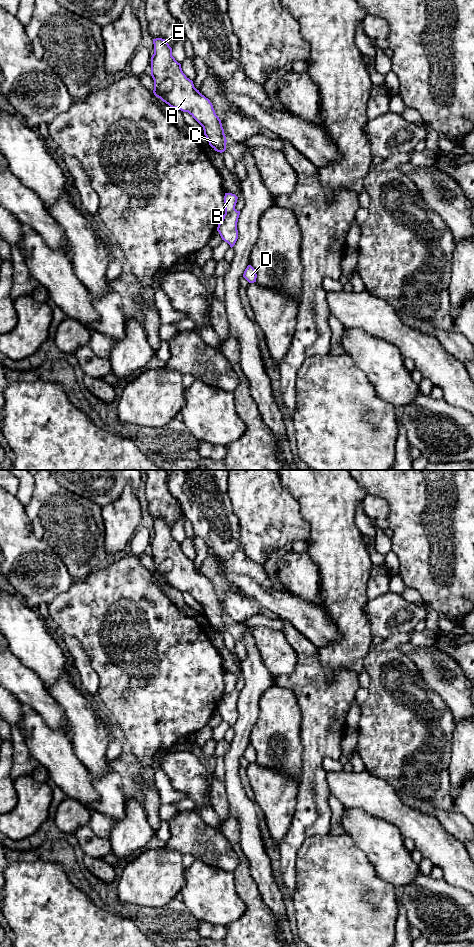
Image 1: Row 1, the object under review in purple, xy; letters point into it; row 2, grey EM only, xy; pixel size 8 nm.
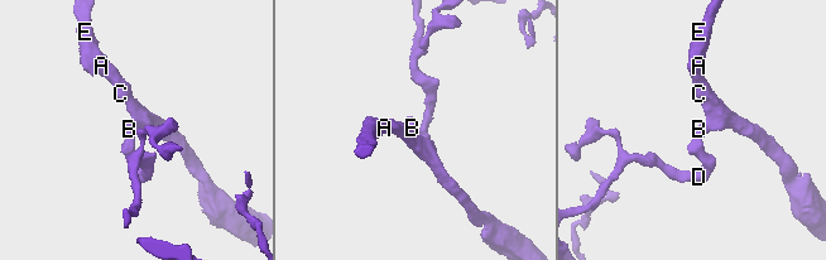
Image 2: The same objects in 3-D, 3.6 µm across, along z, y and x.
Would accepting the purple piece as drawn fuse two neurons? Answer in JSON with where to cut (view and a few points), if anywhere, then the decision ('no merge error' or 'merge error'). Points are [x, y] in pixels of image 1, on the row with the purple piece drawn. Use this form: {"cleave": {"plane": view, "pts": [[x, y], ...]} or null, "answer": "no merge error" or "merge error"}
{"cleave": {"plane": "xy", "pts": [[235, 209], [225, 213]]}, "answer": "merge error"}

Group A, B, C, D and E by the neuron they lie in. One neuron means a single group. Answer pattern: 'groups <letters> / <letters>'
groups A B C E / D

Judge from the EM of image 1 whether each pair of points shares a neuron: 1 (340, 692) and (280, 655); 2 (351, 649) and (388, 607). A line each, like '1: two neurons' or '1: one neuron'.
1: two neurons
2: two neurons

